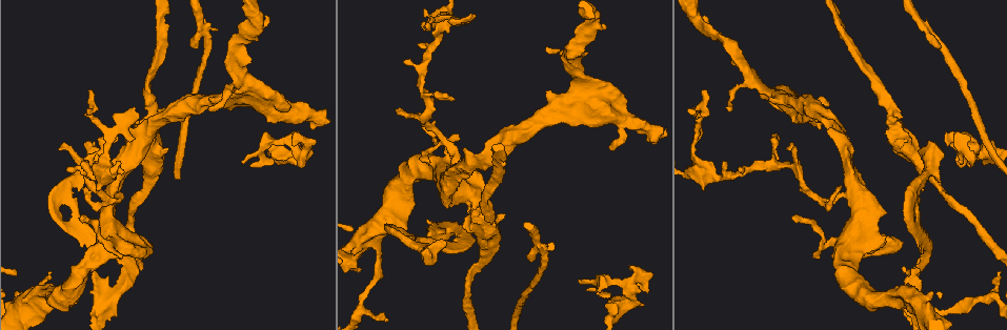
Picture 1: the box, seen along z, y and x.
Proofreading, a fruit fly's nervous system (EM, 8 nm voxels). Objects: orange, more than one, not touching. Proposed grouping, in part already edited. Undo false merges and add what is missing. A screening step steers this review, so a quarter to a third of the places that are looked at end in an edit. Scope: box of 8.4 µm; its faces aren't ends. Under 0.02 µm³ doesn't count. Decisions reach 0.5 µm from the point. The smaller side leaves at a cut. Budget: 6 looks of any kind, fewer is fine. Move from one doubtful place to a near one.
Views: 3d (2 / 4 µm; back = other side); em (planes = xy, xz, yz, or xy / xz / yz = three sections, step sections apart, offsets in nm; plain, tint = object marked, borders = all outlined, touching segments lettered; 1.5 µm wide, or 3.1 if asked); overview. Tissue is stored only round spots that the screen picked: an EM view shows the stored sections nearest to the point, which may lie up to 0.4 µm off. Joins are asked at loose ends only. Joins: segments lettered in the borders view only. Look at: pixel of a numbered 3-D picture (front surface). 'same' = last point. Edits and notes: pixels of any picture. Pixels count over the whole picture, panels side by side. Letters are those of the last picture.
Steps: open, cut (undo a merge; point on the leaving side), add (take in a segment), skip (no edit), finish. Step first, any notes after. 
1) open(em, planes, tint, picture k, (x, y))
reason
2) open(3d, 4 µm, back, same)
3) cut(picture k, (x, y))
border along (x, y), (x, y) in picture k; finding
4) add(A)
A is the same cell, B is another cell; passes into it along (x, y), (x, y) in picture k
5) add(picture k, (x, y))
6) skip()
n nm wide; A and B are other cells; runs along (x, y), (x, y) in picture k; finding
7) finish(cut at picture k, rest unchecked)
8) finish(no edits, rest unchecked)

open(3d, 4 µm, picture 1, (975, 147))
arms part here

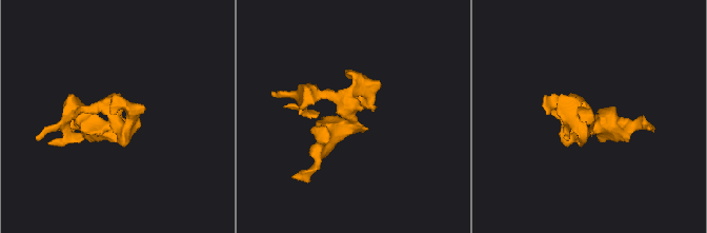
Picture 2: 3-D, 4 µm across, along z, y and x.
open(em, xz, step 8, tint, picture 2, (589, 113))

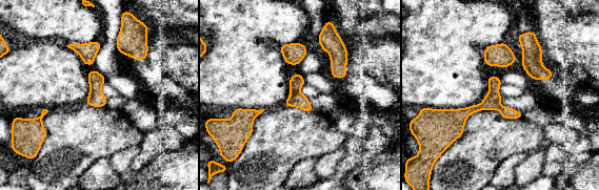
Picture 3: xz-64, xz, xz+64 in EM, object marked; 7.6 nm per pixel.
open(em, planes, borders, same)

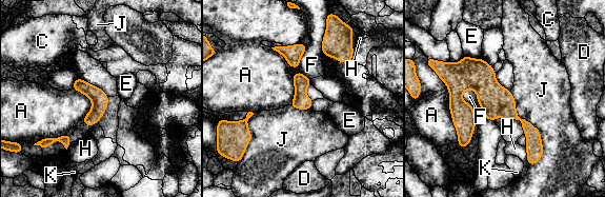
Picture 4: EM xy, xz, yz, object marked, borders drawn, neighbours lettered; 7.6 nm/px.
skip()
A, C, D, E, F, H, J and K are other cells; runs along (446, 77), (476, 77), (527, 126), (540, 151) in picture 4; one neuron here

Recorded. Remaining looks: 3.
open(3d, 2 µm, back, picture 1, (487, 256))
calibre changes

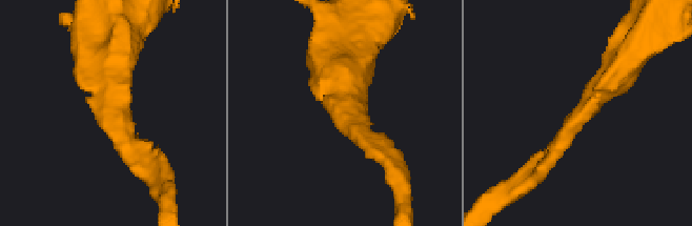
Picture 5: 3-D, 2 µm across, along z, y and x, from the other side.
open(em, planes, borders, picture 5, (343, 113))
shape alone is not enough

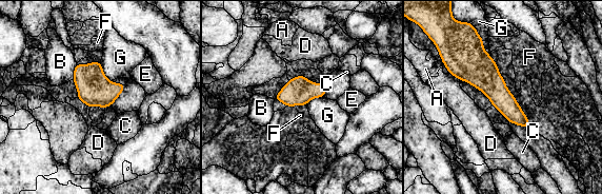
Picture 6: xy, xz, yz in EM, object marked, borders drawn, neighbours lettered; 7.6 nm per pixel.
skip()
190 nm wide; A, B, C, D, E, F and G are other cells; continuous, no second neuron

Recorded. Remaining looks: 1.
finish(no edits, rest unchecked)

